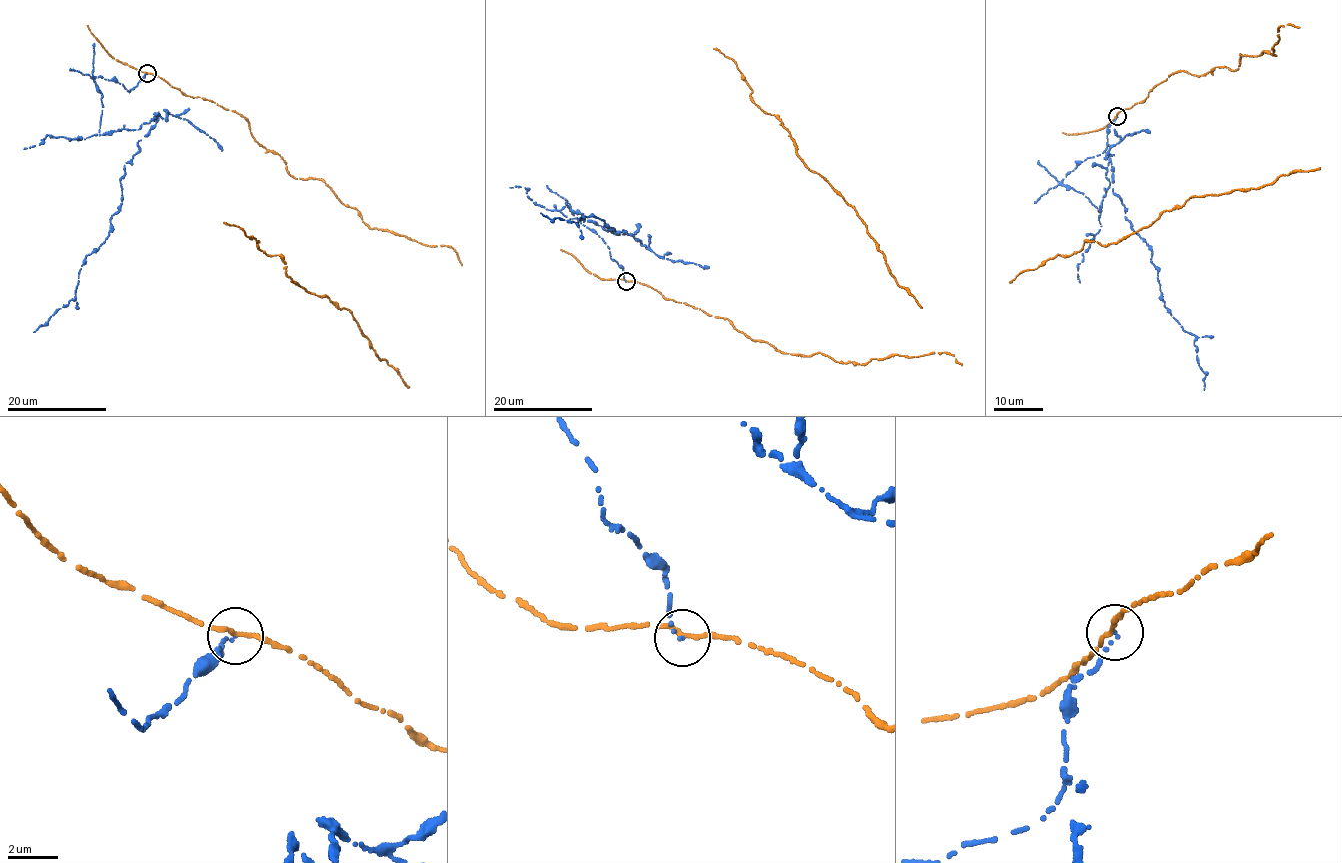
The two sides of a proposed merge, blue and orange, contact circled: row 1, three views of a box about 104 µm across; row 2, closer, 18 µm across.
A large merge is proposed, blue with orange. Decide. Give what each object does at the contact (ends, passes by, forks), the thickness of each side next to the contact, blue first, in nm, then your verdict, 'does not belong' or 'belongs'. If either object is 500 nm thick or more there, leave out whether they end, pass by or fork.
blue ends | orange passes by | 100/170 nm | does not belong

